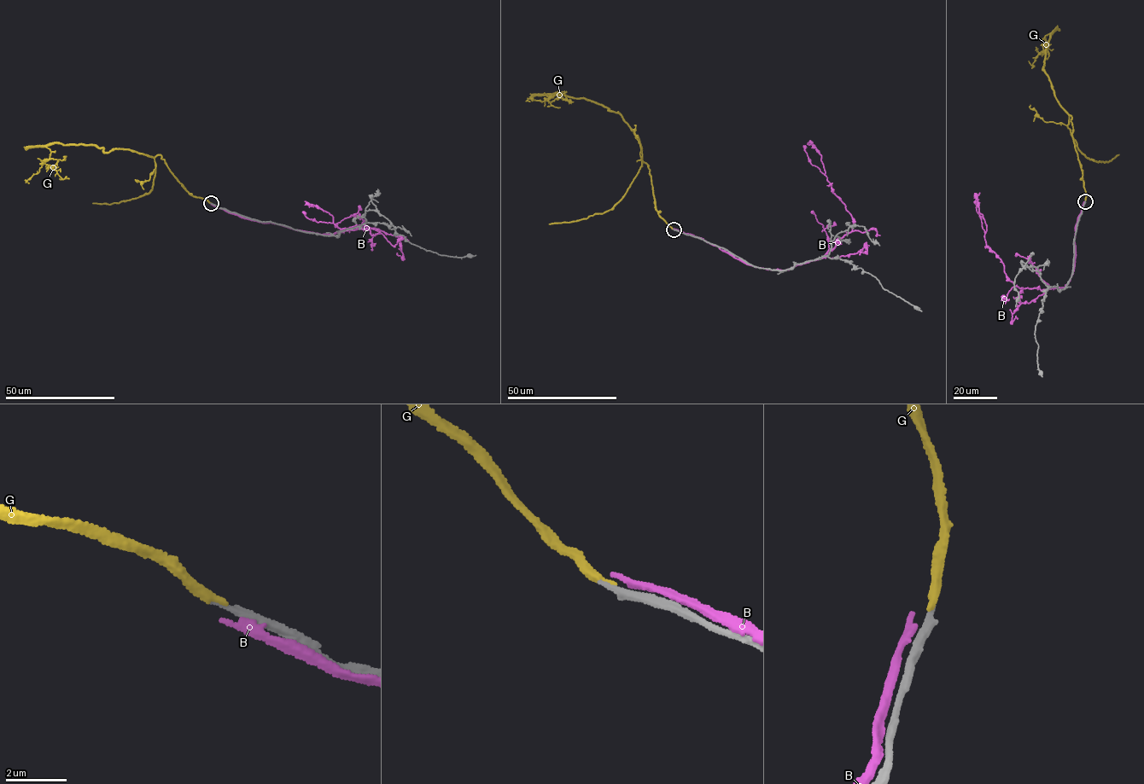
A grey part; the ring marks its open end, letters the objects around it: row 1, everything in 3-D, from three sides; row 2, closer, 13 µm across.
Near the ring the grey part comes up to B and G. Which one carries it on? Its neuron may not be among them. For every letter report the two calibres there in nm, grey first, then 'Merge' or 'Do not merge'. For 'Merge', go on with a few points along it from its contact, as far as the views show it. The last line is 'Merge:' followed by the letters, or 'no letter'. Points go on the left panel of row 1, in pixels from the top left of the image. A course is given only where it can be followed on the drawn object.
B: Thickness 280 nm (grey) against 240 nm. Do not merge
G: Thickness 240 nm (grey) against 280 nm. Do not merge
Merge: no letter

